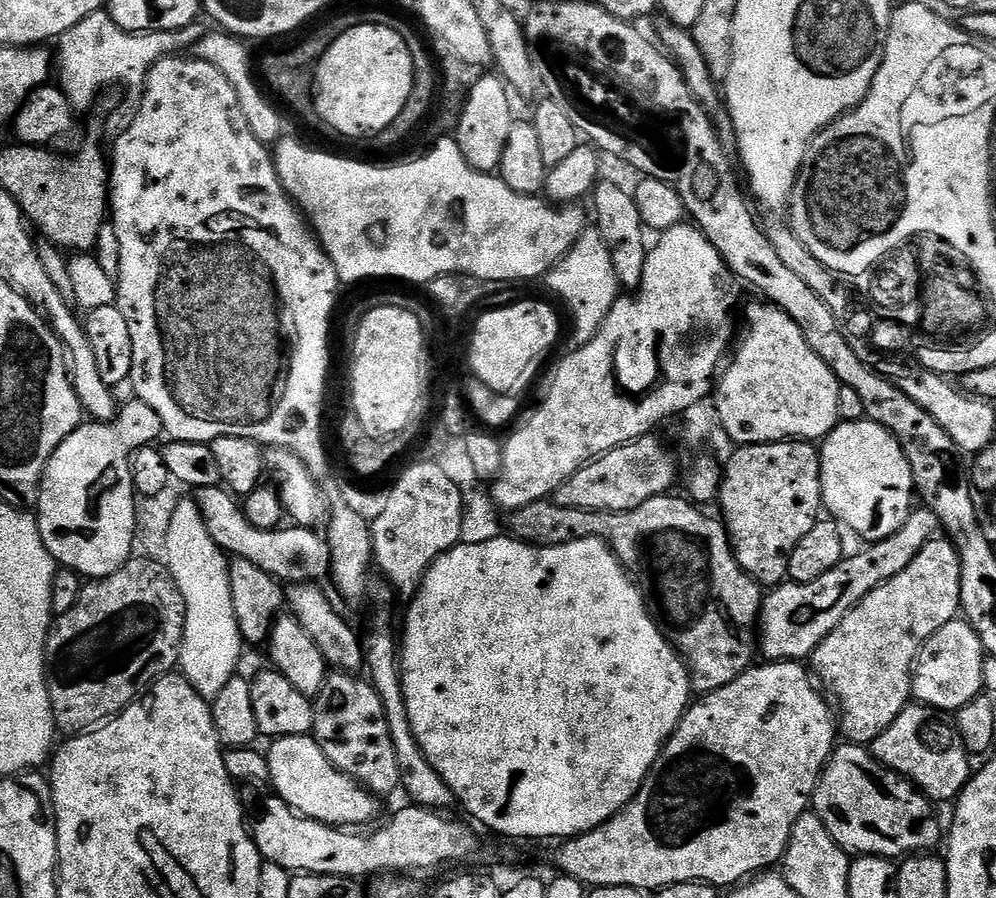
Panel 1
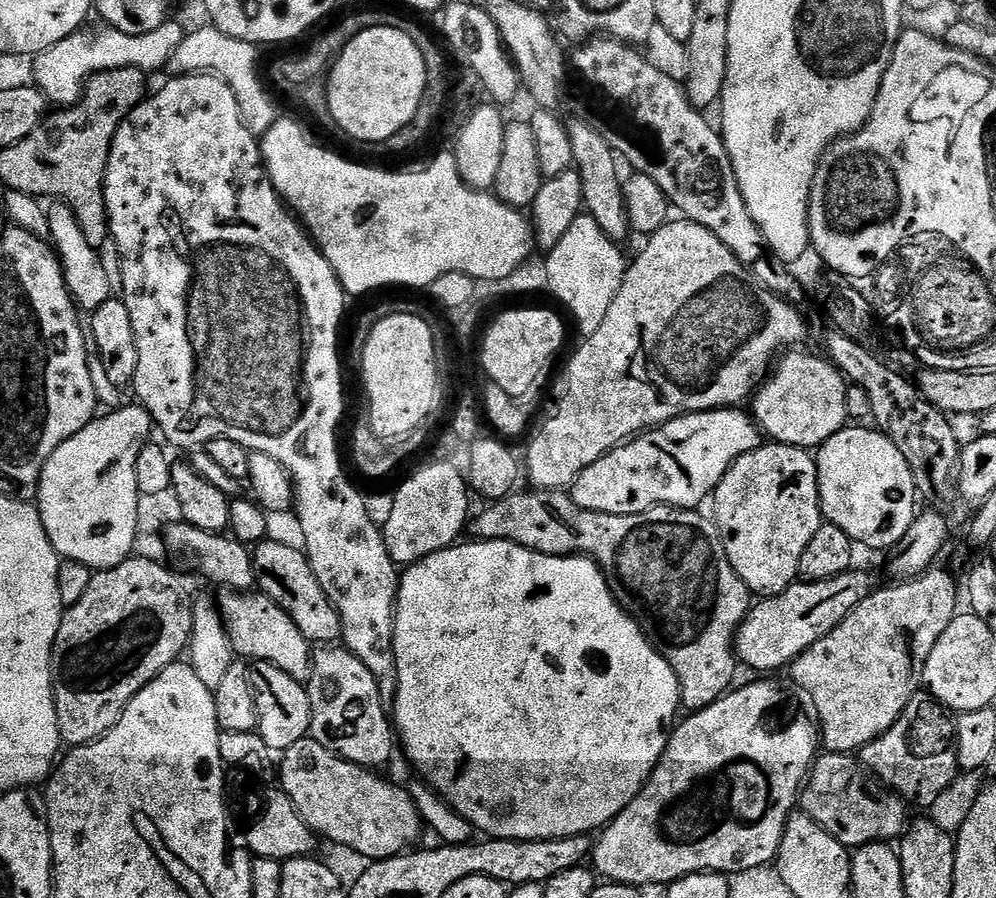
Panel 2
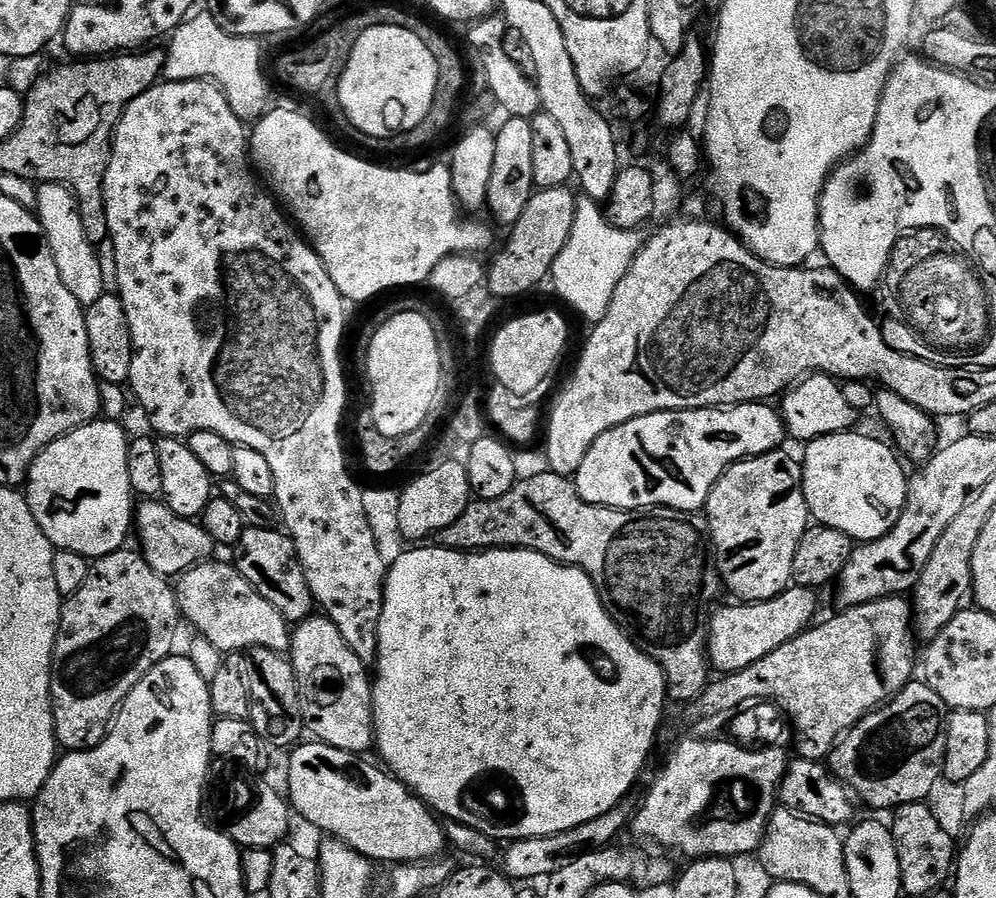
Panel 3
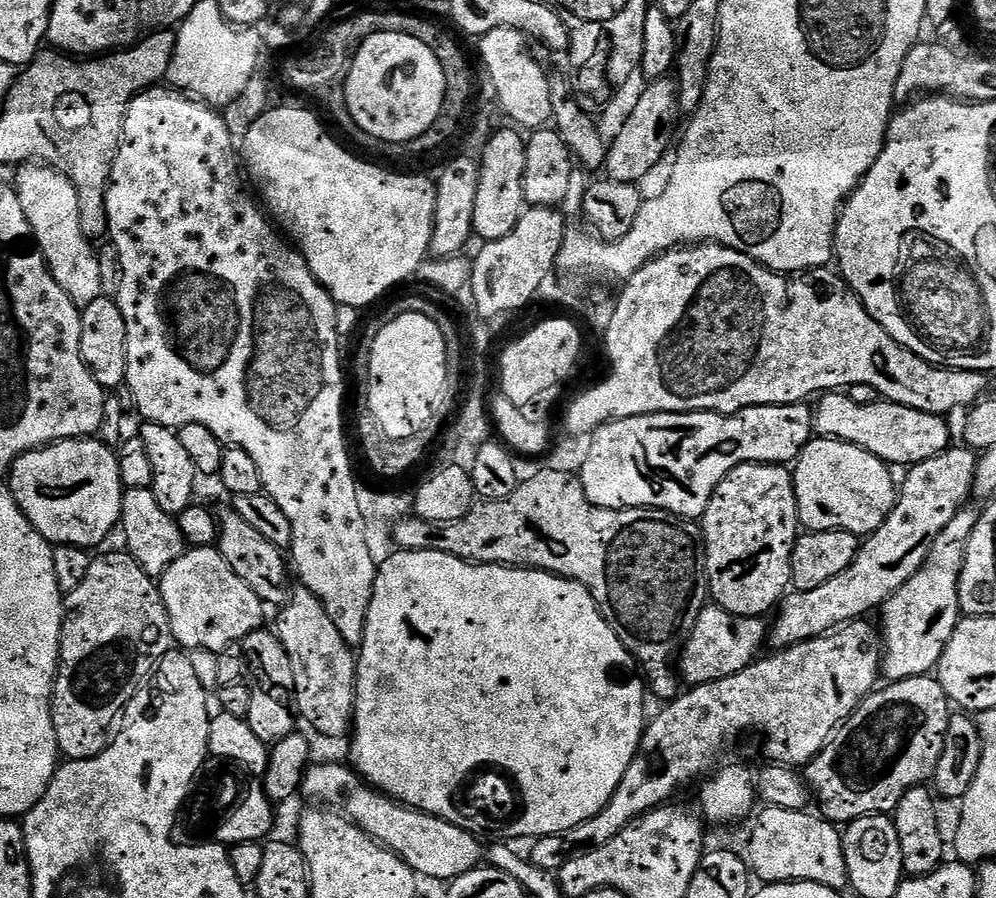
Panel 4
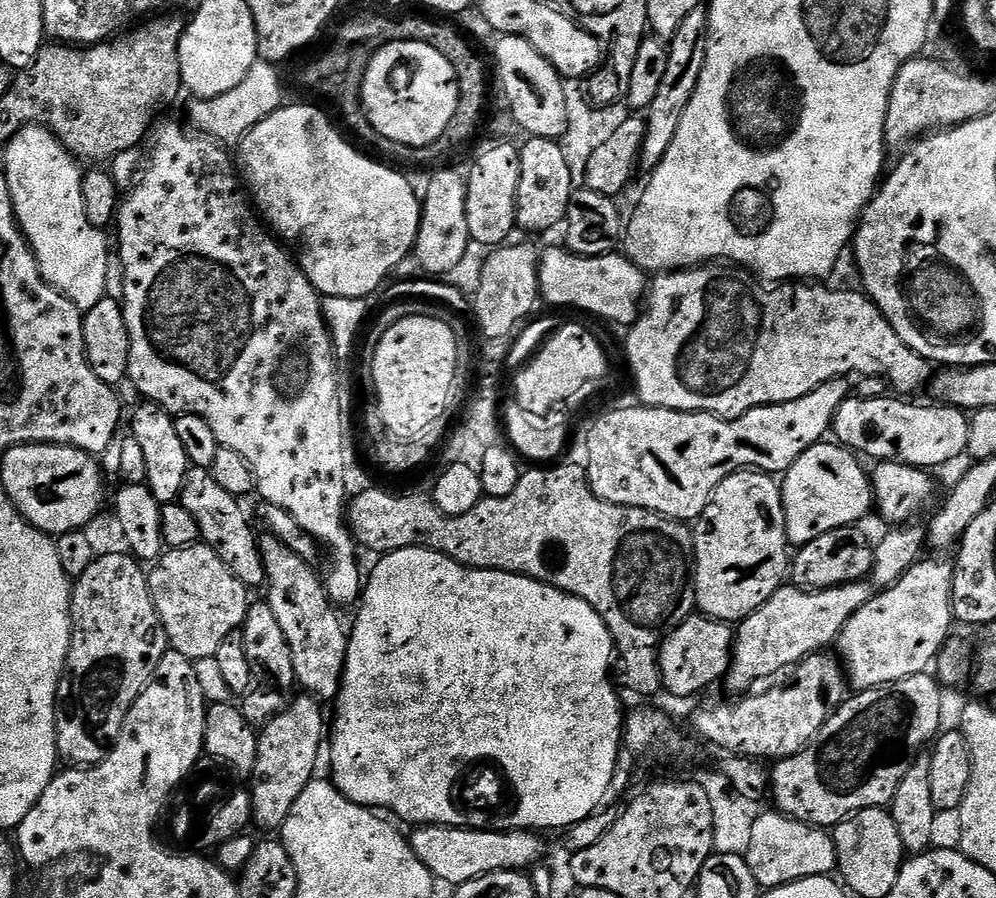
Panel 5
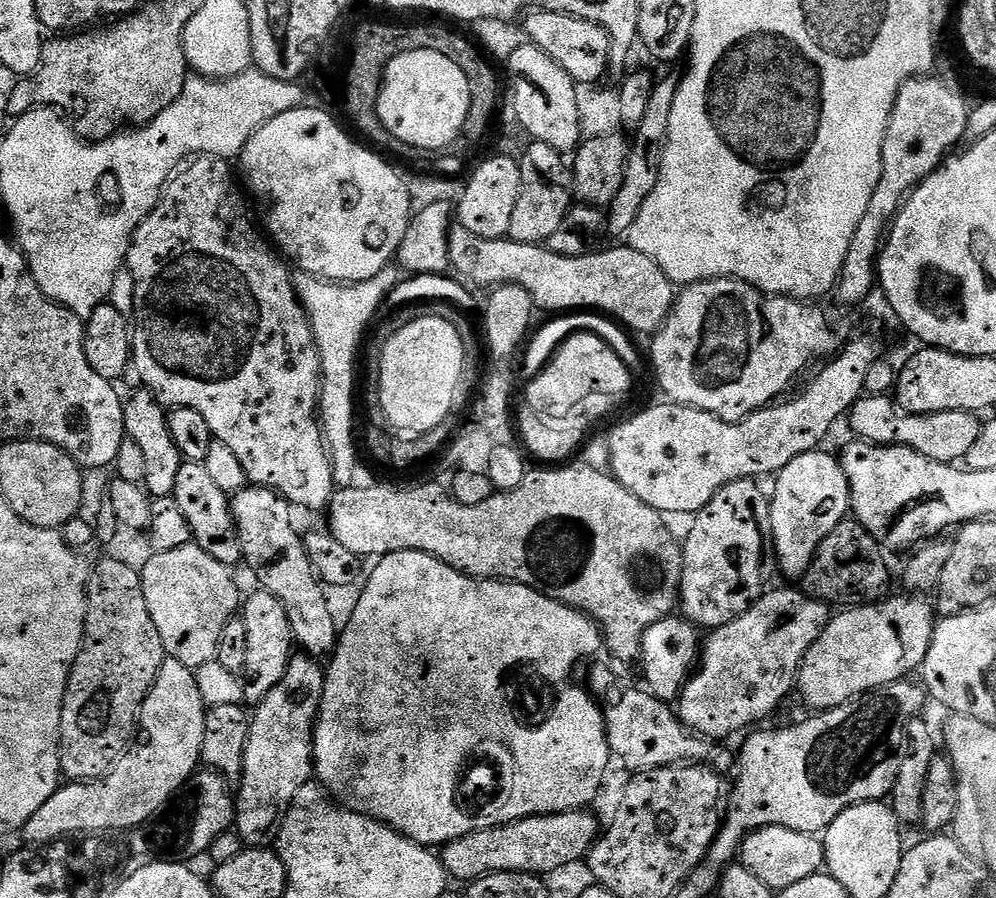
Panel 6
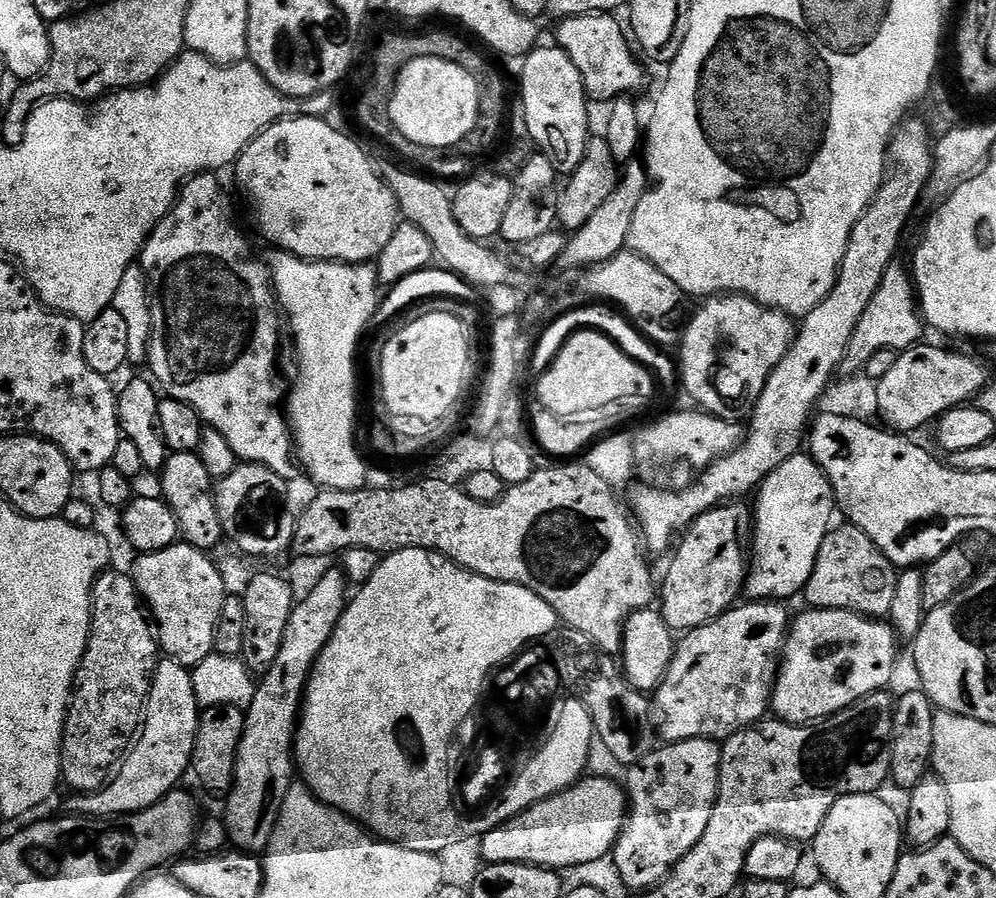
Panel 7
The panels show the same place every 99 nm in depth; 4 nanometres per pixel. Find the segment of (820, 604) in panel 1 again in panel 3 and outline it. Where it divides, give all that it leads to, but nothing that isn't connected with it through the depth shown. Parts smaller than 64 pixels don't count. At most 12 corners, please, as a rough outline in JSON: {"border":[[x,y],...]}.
{"border":[[813,589],[713,611],[717,673],[754,666],[813,627]]}

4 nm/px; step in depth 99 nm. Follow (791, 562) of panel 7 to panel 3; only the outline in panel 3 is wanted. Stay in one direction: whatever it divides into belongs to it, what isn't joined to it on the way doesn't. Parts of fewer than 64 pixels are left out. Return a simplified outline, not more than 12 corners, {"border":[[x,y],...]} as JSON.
{"border":[[856,431],[807,441],[809,517],[853,542],[882,538],[910,476]]}

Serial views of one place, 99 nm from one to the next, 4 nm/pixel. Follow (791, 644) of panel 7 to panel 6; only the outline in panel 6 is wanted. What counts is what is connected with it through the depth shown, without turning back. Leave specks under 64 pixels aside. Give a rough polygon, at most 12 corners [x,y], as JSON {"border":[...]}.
{"border":[[889,595],[829,619],[800,663],[812,710],[905,679],[934,608]]}

